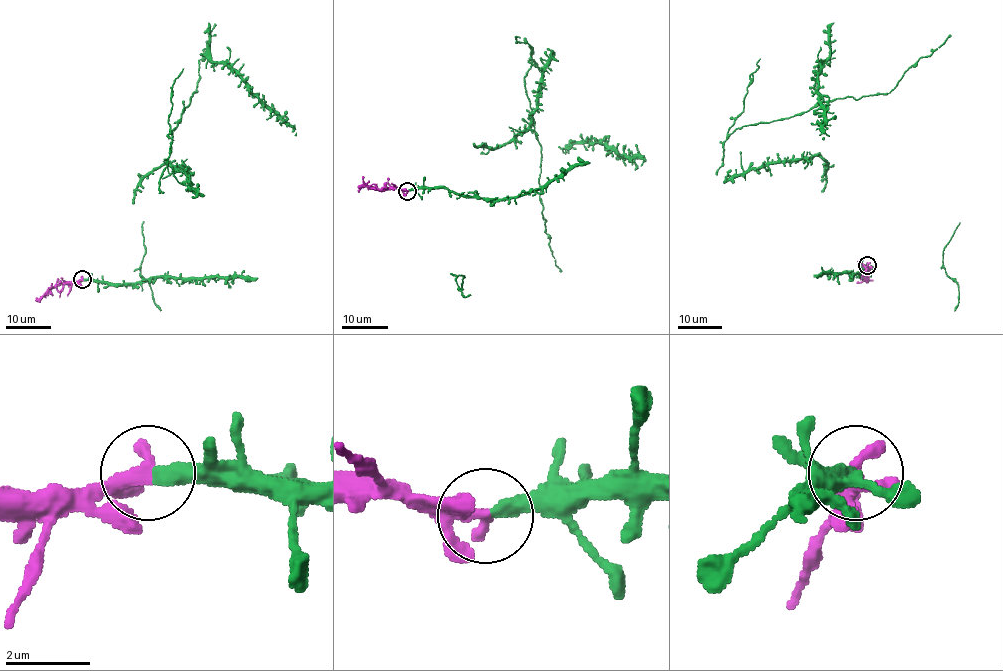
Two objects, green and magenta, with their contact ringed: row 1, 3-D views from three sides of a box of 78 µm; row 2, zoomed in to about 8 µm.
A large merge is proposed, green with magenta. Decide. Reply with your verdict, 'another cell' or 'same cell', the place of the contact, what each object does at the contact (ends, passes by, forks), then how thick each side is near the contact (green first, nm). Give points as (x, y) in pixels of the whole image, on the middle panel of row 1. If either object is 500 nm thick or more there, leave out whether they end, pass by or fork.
same cell; place (407, 191); green ends; magenta passes by; calibres 400 and 280 nm

